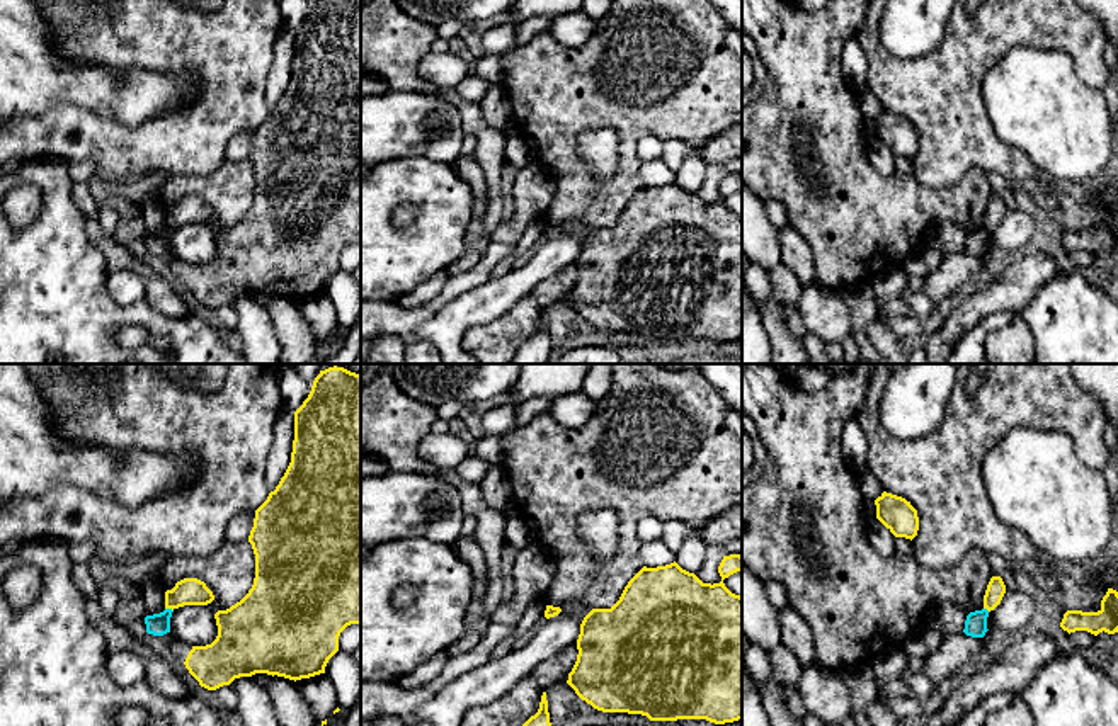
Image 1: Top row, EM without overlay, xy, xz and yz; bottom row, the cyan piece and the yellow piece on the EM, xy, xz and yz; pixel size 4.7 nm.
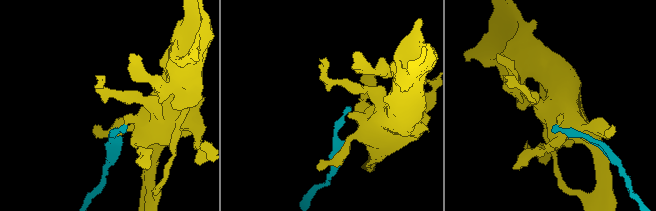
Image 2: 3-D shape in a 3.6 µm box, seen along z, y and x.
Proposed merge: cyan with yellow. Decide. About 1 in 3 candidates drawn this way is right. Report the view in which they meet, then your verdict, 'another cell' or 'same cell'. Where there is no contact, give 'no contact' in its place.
meets cyan in xy; another cell

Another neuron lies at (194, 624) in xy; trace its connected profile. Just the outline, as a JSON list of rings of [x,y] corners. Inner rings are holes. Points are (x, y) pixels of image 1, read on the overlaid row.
[[[184,605],[174,609],[170,632],[191,646],[211,644],[218,636],[214,612],[208,605]]]

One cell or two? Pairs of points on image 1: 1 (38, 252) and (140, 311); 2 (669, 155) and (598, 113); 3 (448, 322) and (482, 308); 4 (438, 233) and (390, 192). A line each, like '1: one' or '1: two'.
1: one
2: two
3: one
4: one

